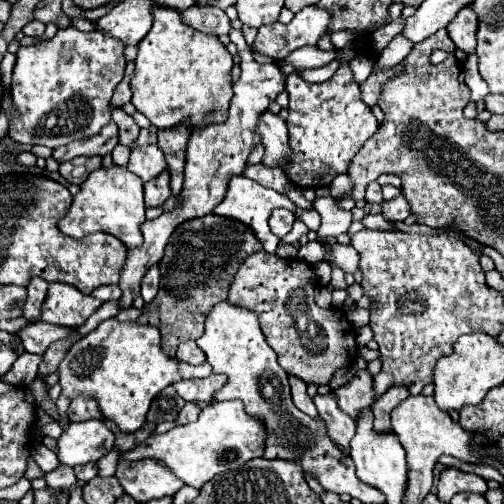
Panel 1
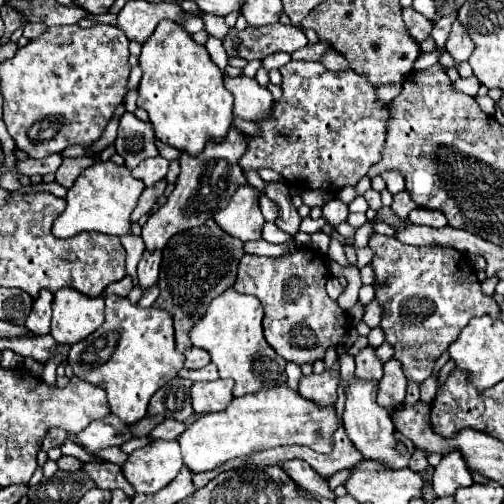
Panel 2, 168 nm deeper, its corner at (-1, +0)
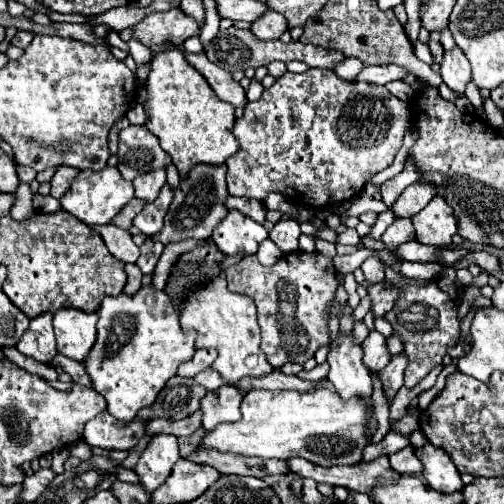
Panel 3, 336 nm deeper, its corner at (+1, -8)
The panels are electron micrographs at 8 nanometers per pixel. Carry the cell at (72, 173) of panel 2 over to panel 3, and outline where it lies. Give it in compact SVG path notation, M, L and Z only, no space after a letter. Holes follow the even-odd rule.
M60 166L58 168L58 172L54 174L54 178L52 178L52 196L54 198L62 198L66 192L68 192L68 188L70 188L70 184L72 184L72 180L76 178L76 174L78 174L78 170L76 168L70 168L70 166Z

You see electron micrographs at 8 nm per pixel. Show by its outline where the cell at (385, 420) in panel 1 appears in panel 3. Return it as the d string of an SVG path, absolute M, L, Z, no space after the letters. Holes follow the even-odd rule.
M398 354L398 356L394 356L394 358L388 362L388 366L386 366L384 370L378 372L378 378L380 378L382 388L384 388L384 396L386 396L388 400L392 400L392 398L396 396L396 392L404 386L402 376L404 376L406 364L408 364L408 362L406 362L404 354Z

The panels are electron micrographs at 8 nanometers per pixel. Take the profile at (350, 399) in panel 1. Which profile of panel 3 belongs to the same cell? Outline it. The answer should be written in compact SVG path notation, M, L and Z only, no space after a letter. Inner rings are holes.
M376 330L370 332L368 338L362 342L362 350L364 350L362 362L372 374L378 374L390 360L390 354L386 348L386 338L382 334L378 334Z

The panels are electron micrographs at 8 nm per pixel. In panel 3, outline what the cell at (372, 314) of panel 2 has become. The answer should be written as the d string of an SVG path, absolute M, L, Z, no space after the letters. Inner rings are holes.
M378 282L378 284L368 286L368 296L372 300L370 312L374 314L374 318L382 318L394 306L398 298L398 288L388 282Z

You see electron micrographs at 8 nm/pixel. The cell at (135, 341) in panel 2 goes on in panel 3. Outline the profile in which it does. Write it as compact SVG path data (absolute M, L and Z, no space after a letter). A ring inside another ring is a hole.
M152 286L140 288L134 296L126 296L126 294L120 294L116 298L106 296L102 300L98 316L100 316L98 338L96 338L88 358L82 364L86 366L86 372L92 380L92 388L106 398L108 412L120 422L132 422L136 418L136 412L140 408L150 406L156 400L158 392L166 386L166 382L176 374L178 366L194 354L194 336L196 334L182 332L178 314L174 312L172 302L168 300L168 294L164 290L154 290Z

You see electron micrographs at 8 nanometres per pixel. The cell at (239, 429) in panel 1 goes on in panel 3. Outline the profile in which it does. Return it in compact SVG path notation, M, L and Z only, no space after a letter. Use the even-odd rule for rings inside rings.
M322 380L314 392L292 392L292 390L250 390L242 400L242 418L238 422L218 424L214 430L206 432L200 440L198 452L202 450L218 450L232 452L240 456L260 456L260 458L280 458L288 460L300 456L308 462L320 466L336 466L336 464L356 464L362 460L364 444L364 404L360 400L342 402L336 396L336 390L328 380Z

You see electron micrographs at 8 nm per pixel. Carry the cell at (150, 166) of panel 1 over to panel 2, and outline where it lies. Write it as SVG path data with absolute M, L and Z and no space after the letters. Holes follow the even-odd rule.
M162 156L146 158L146 160L142 160L142 164L138 164L132 170L132 176L142 180L146 186L154 186L158 180L162 180L166 176L168 166L170 166L170 162L166 158L162 158Z

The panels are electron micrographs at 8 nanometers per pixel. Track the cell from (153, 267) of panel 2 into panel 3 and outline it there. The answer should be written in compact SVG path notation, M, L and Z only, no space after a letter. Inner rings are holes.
M146 240L142 246L140 246L140 258L136 262L136 266L142 270L142 274L152 274L154 272L154 266L162 254L164 246L162 244L156 244L152 240Z

